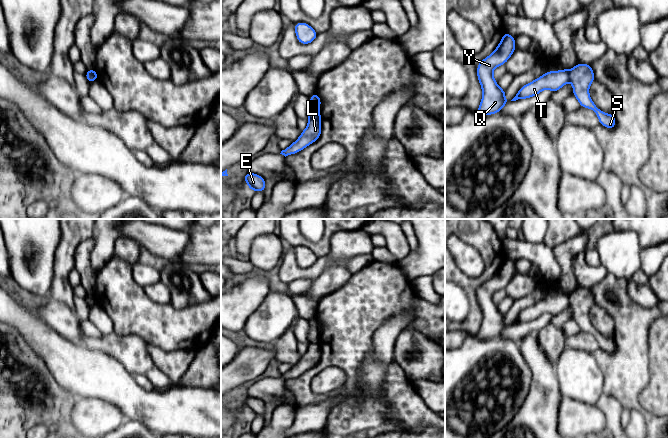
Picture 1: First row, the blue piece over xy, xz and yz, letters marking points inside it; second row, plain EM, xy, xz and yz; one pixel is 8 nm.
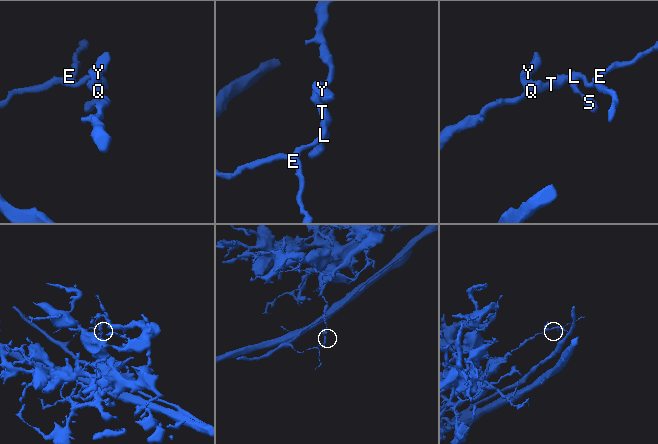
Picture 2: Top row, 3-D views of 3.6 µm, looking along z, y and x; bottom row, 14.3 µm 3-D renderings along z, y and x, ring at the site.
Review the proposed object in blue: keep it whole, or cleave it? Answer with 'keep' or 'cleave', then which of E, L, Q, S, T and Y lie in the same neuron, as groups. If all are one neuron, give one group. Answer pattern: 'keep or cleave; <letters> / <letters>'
cleave; E L S / Q T Y

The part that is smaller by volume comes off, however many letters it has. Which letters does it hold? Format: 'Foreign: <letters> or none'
Foreign: E, L, S

